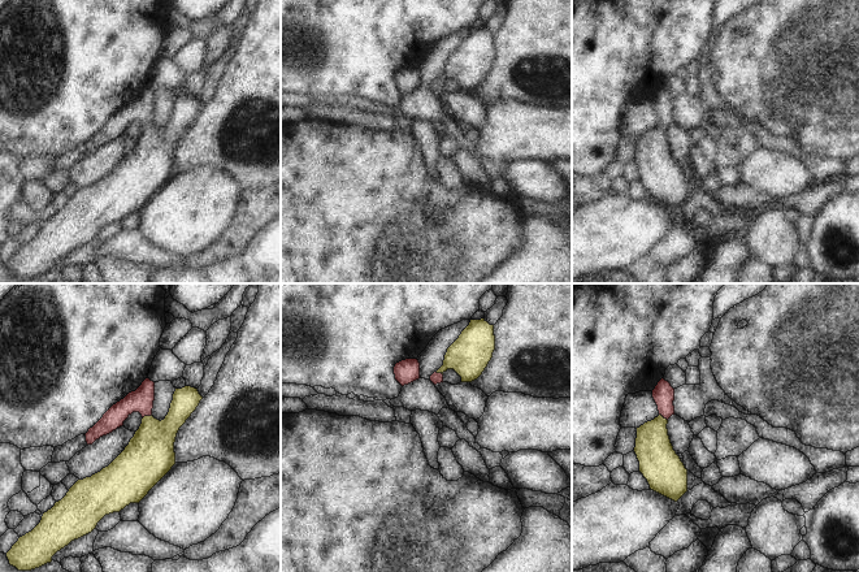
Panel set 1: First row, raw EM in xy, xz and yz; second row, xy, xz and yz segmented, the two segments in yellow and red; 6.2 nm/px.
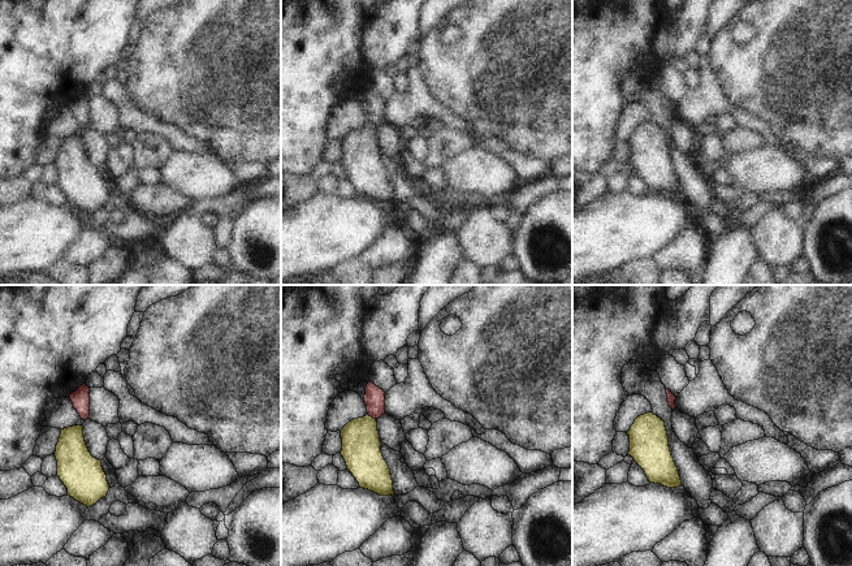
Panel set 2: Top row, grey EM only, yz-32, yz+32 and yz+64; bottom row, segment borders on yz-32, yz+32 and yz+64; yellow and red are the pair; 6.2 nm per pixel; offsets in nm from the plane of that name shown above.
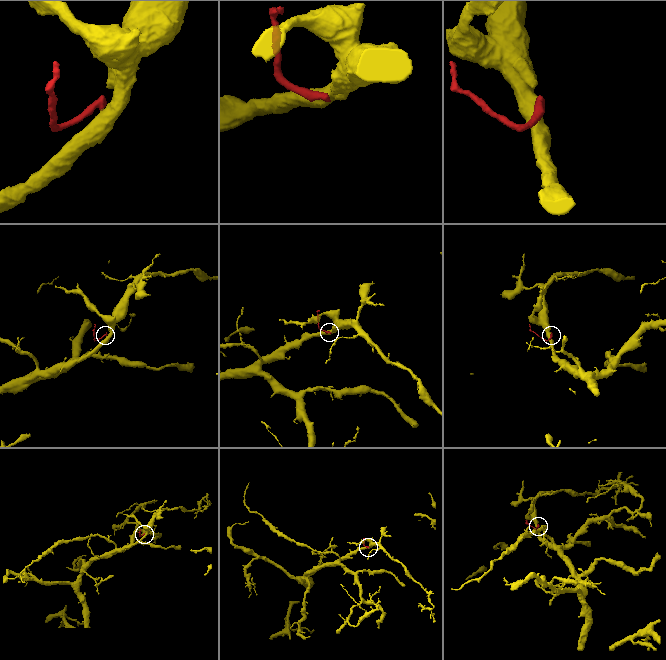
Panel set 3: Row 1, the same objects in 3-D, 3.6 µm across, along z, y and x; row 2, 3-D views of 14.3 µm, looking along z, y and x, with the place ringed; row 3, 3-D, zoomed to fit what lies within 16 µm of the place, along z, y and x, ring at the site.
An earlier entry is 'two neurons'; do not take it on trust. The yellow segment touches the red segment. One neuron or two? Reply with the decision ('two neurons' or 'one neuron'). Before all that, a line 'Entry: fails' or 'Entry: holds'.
Entry: fails
one neuron

